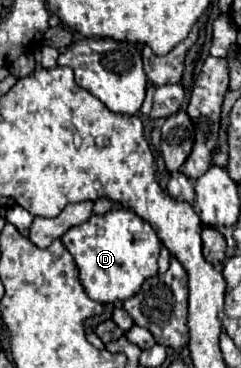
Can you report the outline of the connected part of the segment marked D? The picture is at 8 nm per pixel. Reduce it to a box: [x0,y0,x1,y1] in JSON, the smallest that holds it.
[62,210,160,302]

